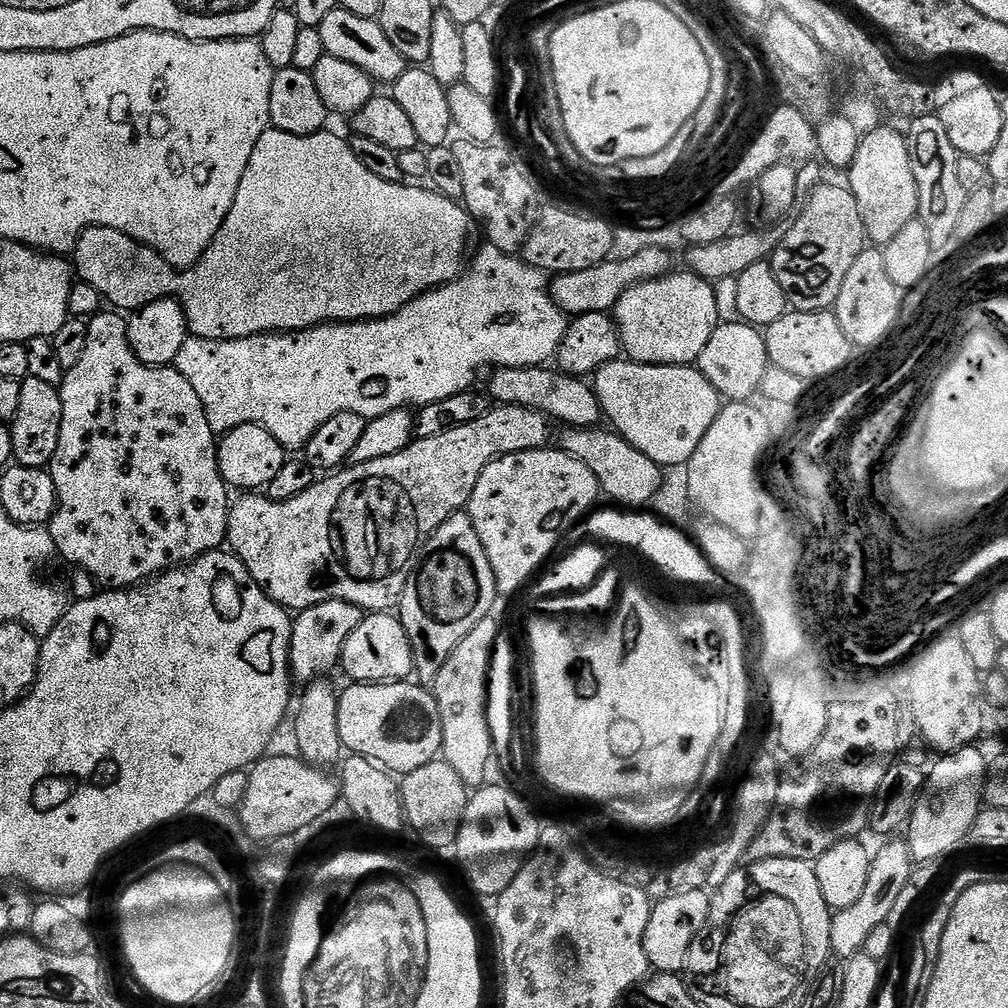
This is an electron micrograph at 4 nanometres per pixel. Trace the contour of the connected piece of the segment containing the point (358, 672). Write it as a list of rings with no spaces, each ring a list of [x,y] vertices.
[[[374,612],[365,615],[363,622],[346,638],[340,655],[339,667],[352,682],[404,682],[413,675],[410,638],[399,615]]]

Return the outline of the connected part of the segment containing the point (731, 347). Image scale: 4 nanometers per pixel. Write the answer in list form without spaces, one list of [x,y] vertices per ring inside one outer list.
[[[743,322],[717,324],[714,334],[710,334],[710,342],[706,342],[702,354],[696,359],[695,367],[699,368],[706,382],[720,392],[721,397],[732,402],[747,401],[751,397],[748,395],[759,389],[770,367],[763,331]]]

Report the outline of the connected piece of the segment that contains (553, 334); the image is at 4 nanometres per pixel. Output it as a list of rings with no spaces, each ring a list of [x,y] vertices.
[[[485,243],[483,247],[477,250],[473,260],[471,257],[470,263],[455,280],[443,284],[441,288],[431,288],[430,291],[422,293],[406,306],[402,306],[402,310],[398,310],[392,316],[383,316],[380,320],[320,324],[317,328],[304,328],[300,332],[265,332],[263,336],[247,336],[237,340],[207,340],[201,336],[189,335],[182,350],[178,350],[178,358],[174,367],[177,372],[182,374],[182,378],[186,378],[186,382],[190,382],[190,386],[194,386],[194,394],[198,394],[198,402],[202,402],[202,410],[206,410],[206,422],[210,422],[213,432],[223,434],[238,426],[257,424],[270,430],[270,434],[274,434],[274,438],[278,438],[278,442],[285,450],[292,450],[292,448],[300,450],[305,444],[308,444],[314,430],[318,430],[318,426],[322,426],[322,422],[330,422],[330,418],[334,418],[334,414],[349,412],[350,414],[362,414],[366,418],[390,414],[390,410],[408,408],[413,406],[412,404],[423,406],[430,402],[442,402],[442,398],[450,398],[450,394],[467,392],[475,385],[472,383],[476,380],[476,372],[482,371],[483,368],[488,368],[487,370],[539,368],[547,365],[560,348],[562,338],[568,329],[569,317],[552,301],[549,281],[539,268],[532,268],[525,264],[523,259],[498,250],[493,244]]]

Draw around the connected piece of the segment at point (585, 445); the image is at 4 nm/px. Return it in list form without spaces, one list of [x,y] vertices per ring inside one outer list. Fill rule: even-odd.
[[[604,426],[565,427],[563,431],[564,433],[561,434],[560,441],[558,441],[560,451],[578,458],[578,462],[582,462],[592,471],[594,478],[598,478],[601,493],[612,499],[609,501],[628,510],[640,510],[650,504],[660,485],[664,483],[665,473],[660,465],[654,463],[650,458],[646,458],[646,454],[642,454],[642,450],[638,450],[630,442],[626,442],[626,438],[622,438],[619,432],[609,430]]]

